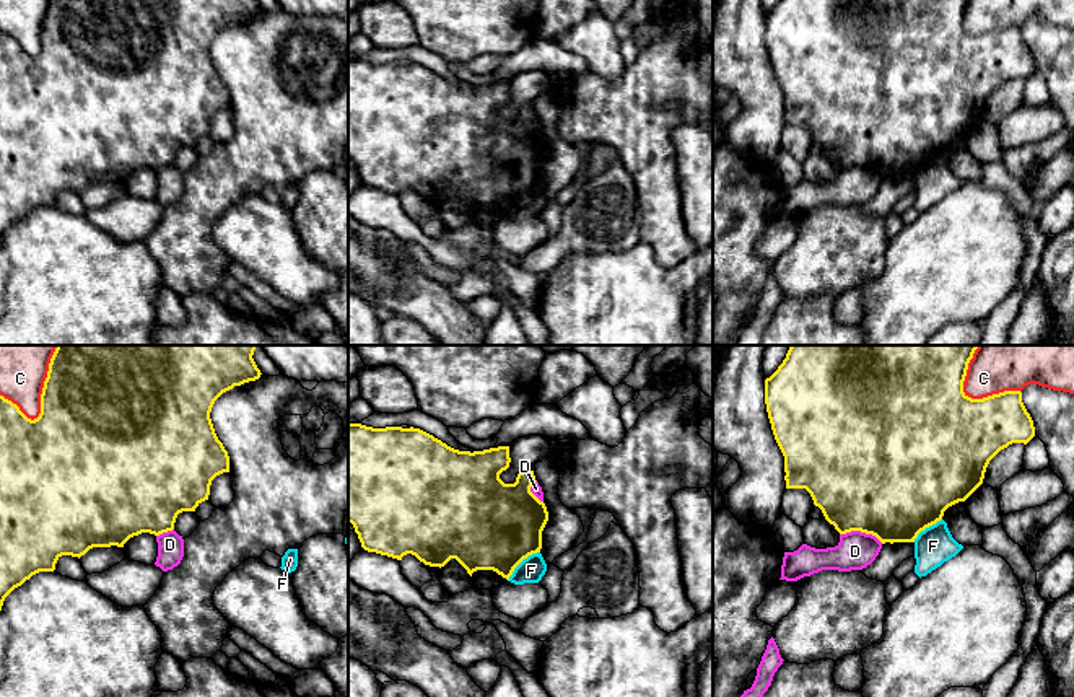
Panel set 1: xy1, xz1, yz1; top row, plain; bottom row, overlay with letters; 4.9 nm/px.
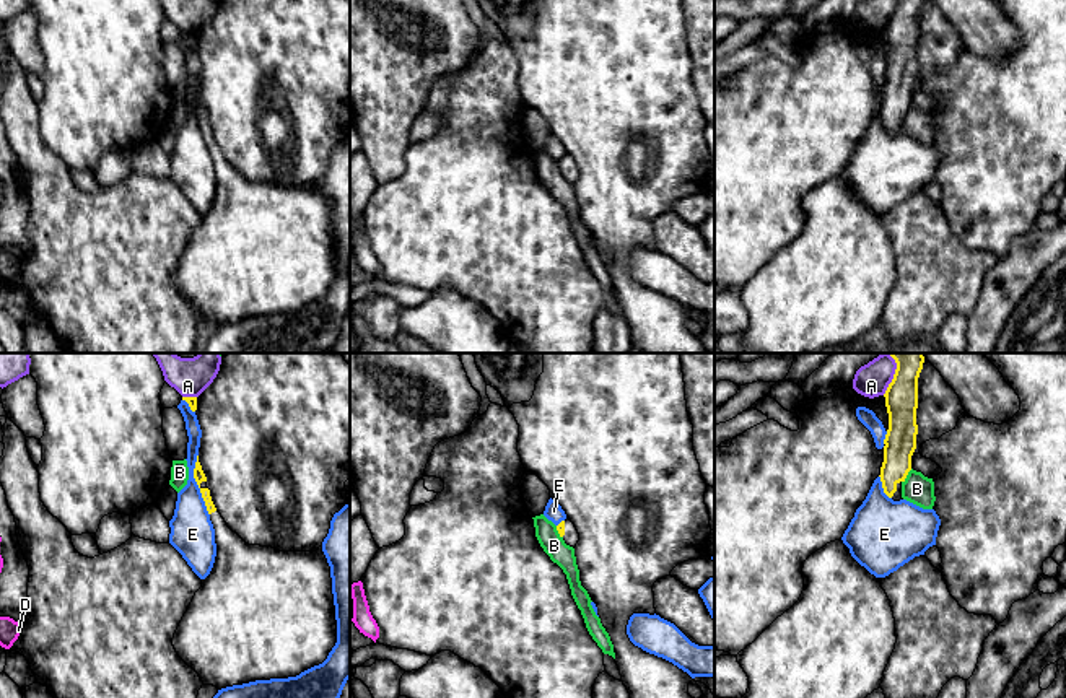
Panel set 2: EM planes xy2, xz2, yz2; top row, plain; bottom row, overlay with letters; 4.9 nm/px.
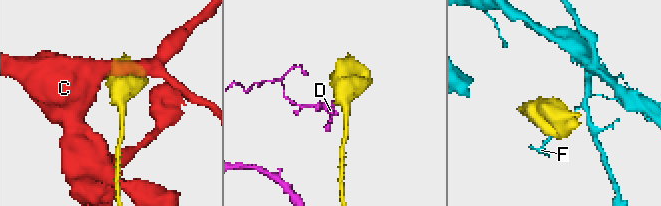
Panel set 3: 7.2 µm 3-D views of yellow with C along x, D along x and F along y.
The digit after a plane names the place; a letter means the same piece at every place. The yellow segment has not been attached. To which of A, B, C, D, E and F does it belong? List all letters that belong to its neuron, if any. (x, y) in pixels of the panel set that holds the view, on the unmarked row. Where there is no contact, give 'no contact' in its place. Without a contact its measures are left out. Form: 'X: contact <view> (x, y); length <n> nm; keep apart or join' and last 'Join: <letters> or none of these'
A: contact yz2 (892, 15); length 170 nm; keep apart
B: contact yz2 (907, 109); length 90 nm; keep apart
C: contact xy1 (41, 30); length 300 nm; keep apart
D: contact yz1 (861, 166); length 220 nm; keep apart
E: contact xy2 (197, 119); length 300 nm; keep apart
F: contact xz1 (521, 196); length 220 nm; keep apart
Join: none of these

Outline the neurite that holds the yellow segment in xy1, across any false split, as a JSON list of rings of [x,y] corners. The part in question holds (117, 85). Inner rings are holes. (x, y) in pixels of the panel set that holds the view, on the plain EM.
[[[49,0],[41,29],[41,49],[28,54],[16,39],[0,31],[0,246],[5,233],[39,207],[54,207],[62,191],[81,192],[93,182],[124,182],[142,168],[172,166],[179,148],[195,147],[208,135],[212,116],[229,107],[229,91],[218,75],[210,47],[215,36],[234,21],[260,13],[257,0]]]

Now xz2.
[[[568,153],[557,161],[557,166],[566,181],[570,181],[573,184],[576,182],[576,179],[579,176],[579,169],[578,169],[575,159]]]

